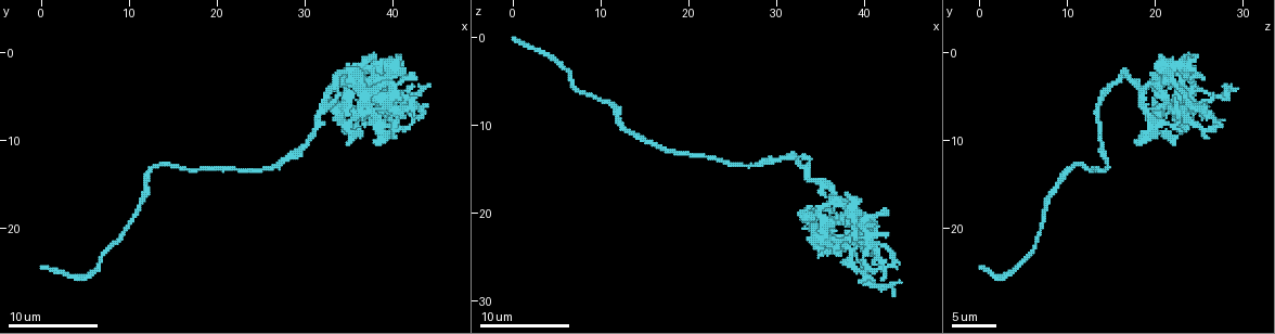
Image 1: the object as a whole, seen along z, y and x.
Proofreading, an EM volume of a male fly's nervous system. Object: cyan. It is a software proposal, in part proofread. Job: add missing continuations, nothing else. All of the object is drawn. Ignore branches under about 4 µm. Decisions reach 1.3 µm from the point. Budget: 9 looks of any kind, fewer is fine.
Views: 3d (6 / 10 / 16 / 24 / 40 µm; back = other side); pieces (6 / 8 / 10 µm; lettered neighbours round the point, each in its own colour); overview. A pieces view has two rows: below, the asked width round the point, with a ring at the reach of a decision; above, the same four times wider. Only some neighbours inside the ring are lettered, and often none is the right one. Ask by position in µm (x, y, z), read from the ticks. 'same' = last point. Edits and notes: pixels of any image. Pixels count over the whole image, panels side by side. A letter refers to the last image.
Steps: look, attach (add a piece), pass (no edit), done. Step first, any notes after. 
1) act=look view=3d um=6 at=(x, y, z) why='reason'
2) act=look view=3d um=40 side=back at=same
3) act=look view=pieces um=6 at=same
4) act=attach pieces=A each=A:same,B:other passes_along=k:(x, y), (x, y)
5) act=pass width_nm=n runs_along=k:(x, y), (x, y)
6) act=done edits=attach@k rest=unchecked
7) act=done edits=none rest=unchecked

act=look view=3d um=6 at=(42.2, 2.6, 19.8) why='an open end'

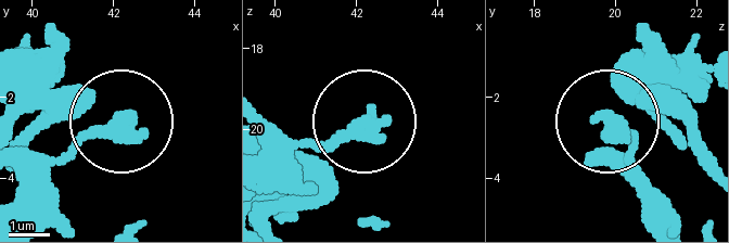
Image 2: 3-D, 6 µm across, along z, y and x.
act=look view=pieces um=10 at=(42.35, 2.55, 19.70)

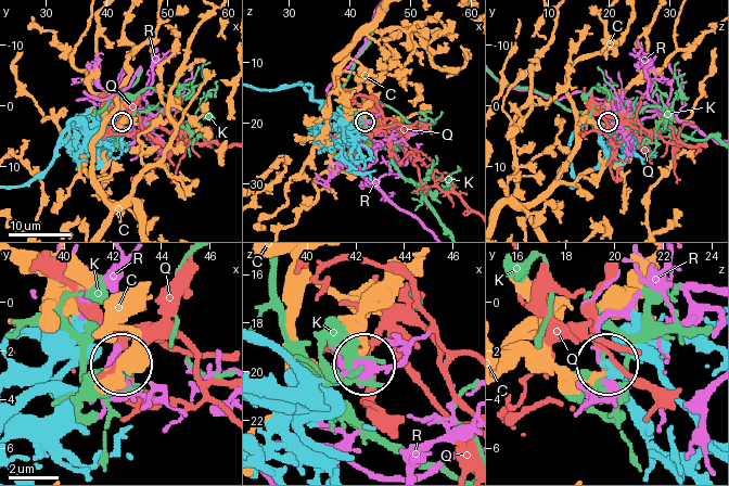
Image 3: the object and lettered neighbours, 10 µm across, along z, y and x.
act=pass each=C:other,K:other,Q:other,R:other found='no lettered piece goes on from it'

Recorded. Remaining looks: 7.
act=look view=pieces um=10 at=(43.6, 4.2, 29.2) why='thin end'

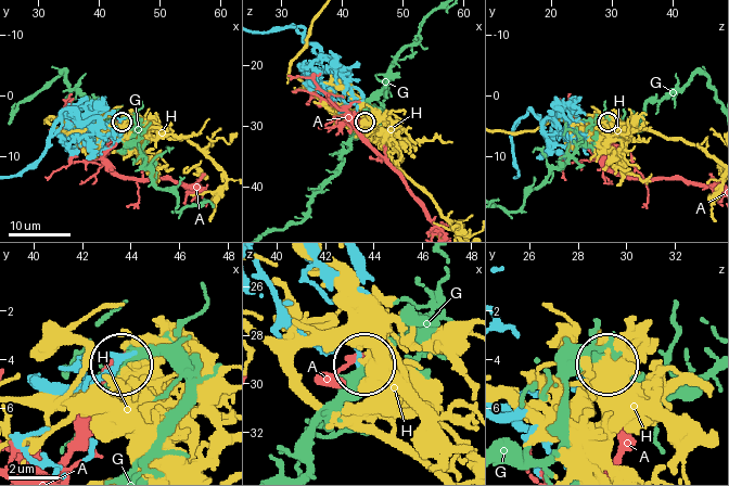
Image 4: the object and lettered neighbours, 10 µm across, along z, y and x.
act=pass each=A:other,G:other,H:other found='no lettered piece goes on from it'

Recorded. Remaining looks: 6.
act=look view=3d um=6 at=(42.0, 8.0, 27.6) why='an open end'

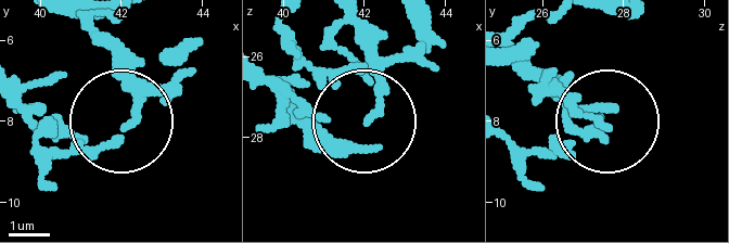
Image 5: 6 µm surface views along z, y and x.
act=look view=pieces um=8 at=(42.15, 8.15, 27.50)

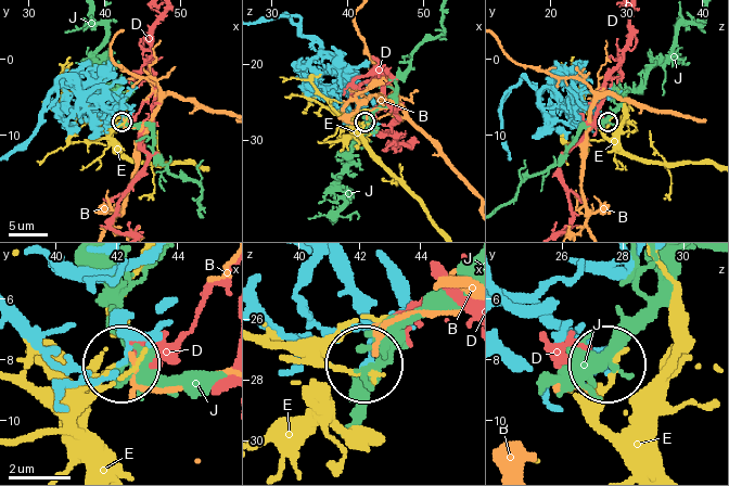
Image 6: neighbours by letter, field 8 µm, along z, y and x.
act=pass each=B:other,D:other,E:other,J:other found='none of them fits'

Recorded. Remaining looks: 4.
act=look view=3d um=10 at=(0.2, 24.4, 0.0) why='end of a long branch'

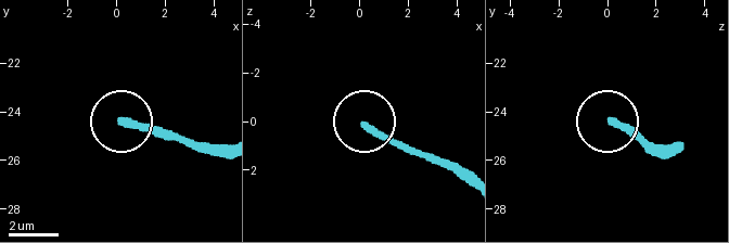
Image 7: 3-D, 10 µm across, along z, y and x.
act=look view=pieces um=8 at=(0.2, 24.4, 0.1)

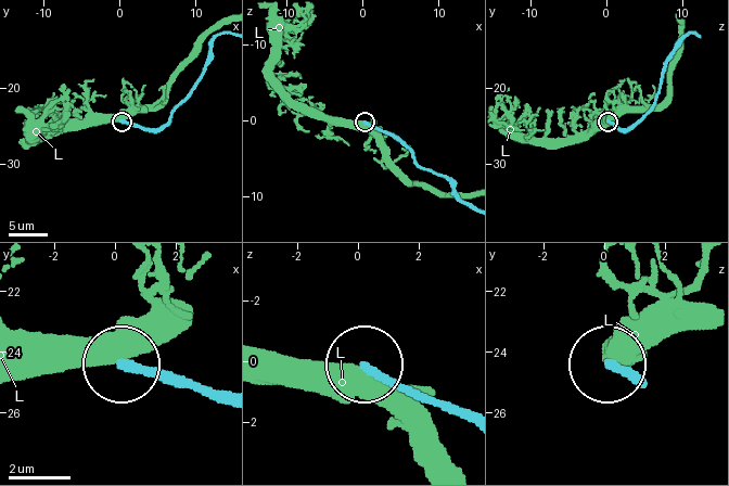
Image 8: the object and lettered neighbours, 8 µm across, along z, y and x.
act=pass each=L:other runs_along=8:(467, 421), (405, 395), (368, 363) found='none of them fits'

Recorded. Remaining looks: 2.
act=done edits=none rest=unchecked

